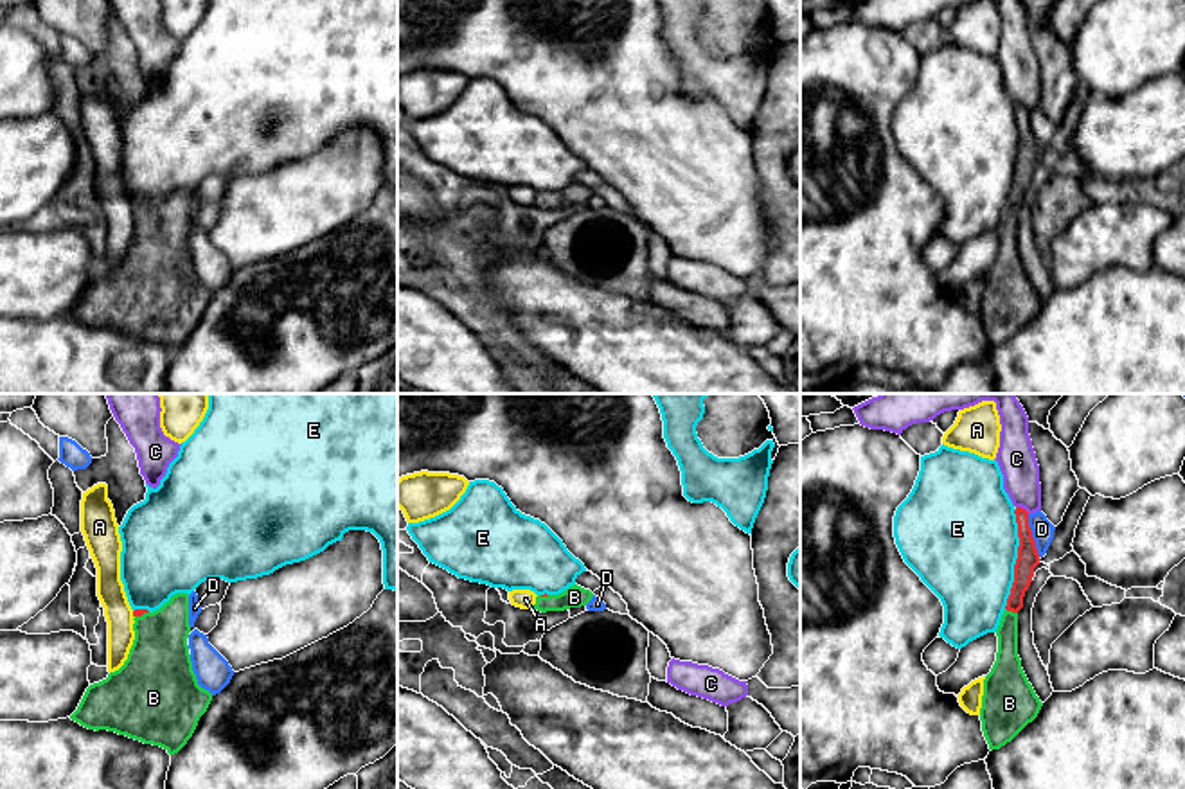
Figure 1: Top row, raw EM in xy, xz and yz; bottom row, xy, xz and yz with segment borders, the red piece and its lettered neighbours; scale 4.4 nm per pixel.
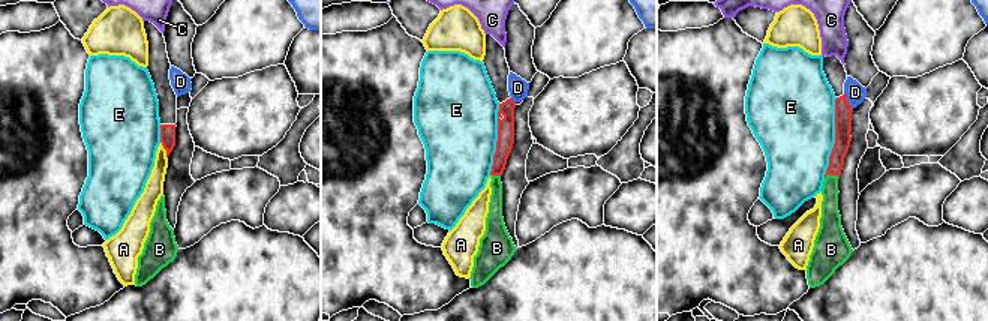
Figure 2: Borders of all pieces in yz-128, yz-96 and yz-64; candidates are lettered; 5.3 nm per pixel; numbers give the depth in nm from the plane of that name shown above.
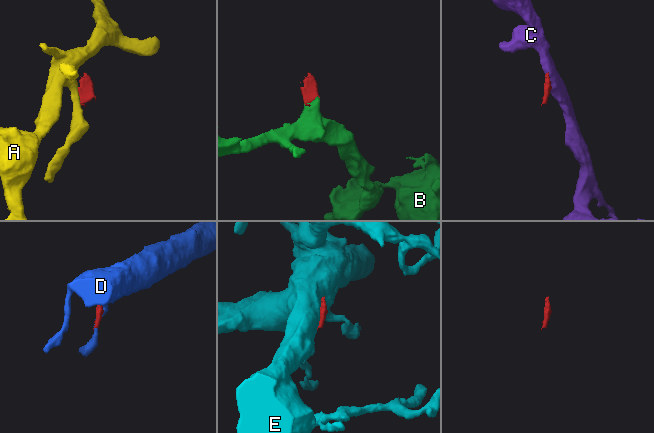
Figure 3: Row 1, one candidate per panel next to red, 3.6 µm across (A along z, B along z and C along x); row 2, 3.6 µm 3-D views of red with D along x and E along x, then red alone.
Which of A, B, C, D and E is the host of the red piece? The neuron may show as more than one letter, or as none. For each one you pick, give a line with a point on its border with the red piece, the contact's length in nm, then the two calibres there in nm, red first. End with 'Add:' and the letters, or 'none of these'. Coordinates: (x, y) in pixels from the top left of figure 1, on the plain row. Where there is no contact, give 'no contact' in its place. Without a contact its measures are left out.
B: contact yz (1011, 207); length 60 nm; calibres 100 and 120 nm
Add: B

